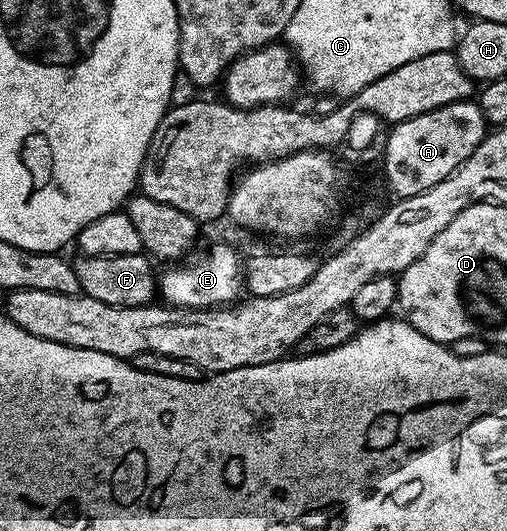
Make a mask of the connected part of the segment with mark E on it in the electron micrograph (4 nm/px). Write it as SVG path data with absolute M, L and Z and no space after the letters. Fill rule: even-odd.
M209 245L200 249L190 252L180 263L160 274L159 297L164 304L174 309L212 309L228 306L242 296L243 261L240 256L237 258L236 251L229 245Z

